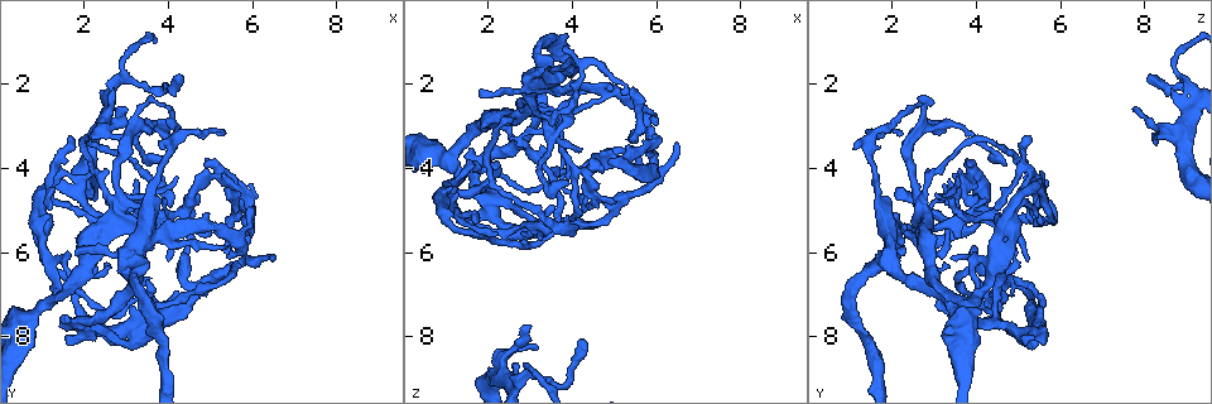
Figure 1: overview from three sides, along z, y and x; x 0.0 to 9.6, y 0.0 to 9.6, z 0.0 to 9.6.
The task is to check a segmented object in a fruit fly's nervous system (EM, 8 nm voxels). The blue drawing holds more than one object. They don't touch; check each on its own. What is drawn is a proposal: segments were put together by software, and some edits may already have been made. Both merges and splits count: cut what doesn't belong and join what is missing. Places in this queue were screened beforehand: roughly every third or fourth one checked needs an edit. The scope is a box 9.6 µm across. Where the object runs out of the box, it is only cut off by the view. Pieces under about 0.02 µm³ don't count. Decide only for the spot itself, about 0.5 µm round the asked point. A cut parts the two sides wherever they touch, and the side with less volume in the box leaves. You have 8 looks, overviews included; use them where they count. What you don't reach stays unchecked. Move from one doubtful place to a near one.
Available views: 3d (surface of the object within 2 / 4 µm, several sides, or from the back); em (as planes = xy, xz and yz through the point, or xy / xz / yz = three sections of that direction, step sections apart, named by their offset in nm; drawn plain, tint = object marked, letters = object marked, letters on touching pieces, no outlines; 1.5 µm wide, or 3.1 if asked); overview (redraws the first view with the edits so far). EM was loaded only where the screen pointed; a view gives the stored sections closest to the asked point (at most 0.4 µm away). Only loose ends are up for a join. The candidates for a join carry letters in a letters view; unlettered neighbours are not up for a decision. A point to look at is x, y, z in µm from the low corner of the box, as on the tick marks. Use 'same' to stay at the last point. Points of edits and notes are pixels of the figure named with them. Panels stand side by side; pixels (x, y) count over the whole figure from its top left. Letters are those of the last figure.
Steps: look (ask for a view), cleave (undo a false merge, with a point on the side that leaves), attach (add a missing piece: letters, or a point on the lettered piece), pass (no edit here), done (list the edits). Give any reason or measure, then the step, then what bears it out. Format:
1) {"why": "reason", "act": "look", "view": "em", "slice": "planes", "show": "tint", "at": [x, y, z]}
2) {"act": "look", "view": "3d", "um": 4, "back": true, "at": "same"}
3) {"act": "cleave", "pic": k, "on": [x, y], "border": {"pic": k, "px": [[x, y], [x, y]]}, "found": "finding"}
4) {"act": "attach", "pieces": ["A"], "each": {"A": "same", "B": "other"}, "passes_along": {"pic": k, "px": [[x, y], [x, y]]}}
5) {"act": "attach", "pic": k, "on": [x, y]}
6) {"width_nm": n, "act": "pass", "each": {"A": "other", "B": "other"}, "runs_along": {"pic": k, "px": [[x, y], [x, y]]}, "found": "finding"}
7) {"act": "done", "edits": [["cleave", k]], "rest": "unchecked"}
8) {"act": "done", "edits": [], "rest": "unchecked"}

{"why": "an open end", "act": "look", "view": "em", "slice": "xy", "step": 4, "show": "letters", "at": [2.70, 2.15, 8.60]}

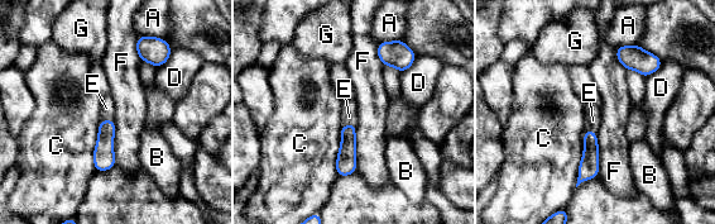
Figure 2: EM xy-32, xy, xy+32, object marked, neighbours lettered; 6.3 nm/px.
{"why": "cut it another way", "act": "look", "view": "em", "slice": "planes", "show": "letters", "at": "same"}

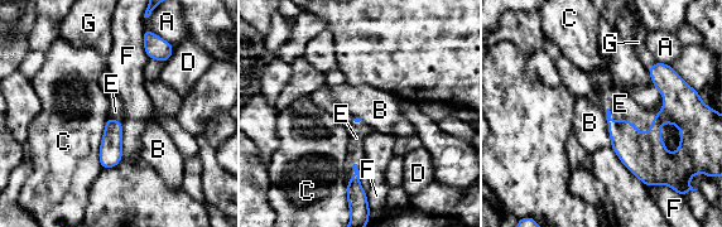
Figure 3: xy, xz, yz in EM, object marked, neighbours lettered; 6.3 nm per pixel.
{"act": "attach", "pieces": ["E"], "each": {"A": "other", "B": "other", "C": "other", "D": "other", "E": "same", "F": "other", "G": "other"}, "passes_along": {"pic": 3, "px": [[644, 154], [625, 120], [620, 104]]}, "found": "it goes on there"}

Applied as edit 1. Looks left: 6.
{"act": "look", "view": "em", "slice": "xz", "step": 8, "show": "tint", "at": [3.50, 3.05, 3.05]}

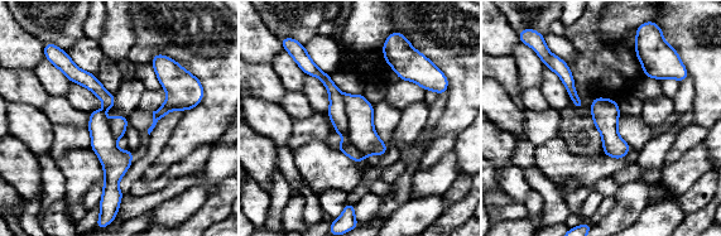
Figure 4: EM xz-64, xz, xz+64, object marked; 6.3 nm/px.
{"act": "look", "view": "em", "slice": "planes", "show": "letters", "at": "same"}

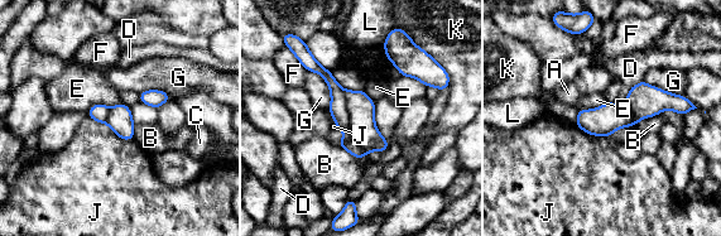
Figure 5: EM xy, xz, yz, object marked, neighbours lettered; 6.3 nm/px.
{"longest_contact_nm": ["J", 340], "act": "cleave", "pic": 5, "on": [337, 109], "each": {"A": "other", "B": "other", "C": "other", "D": "other", "E": "other", "F": "other", "G": "other", "J": "other", "K": "other", "L": "other"}, "found": "two neurons meet here"}

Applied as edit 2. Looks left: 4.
{"why": "branch point", "act": "look", "view": "em", "slice": "yz", "step": 4, "show": "tint", "at": [4.75, 5.35, 2.15]}

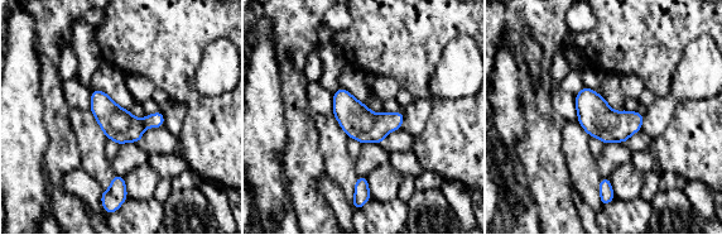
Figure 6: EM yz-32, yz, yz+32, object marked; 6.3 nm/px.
{"why": "cut it another way", "act": "look", "view": "em", "slice": "planes", "show": "letters", "at": "same"}

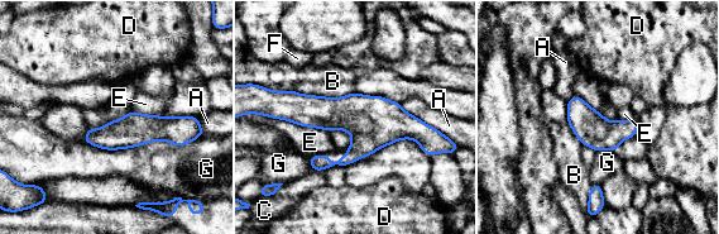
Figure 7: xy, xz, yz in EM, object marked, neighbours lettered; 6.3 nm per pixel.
{"longest_contact_nm": ["G", 750], "act": "pass", "each": {"A": "other", "B": "other", "C": "other", "D": "other", "E": "other", "F": "other", "G": "other"}, "runs_along": {"pic": 7, "px": [[279, 115], [355, 113], [430, 135]]}, "found": "continuous, no second neuron"}

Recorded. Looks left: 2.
{"act": "done", "edits": [["attach", 3], ["cleave", 5]], "rest": "unchecked"}

